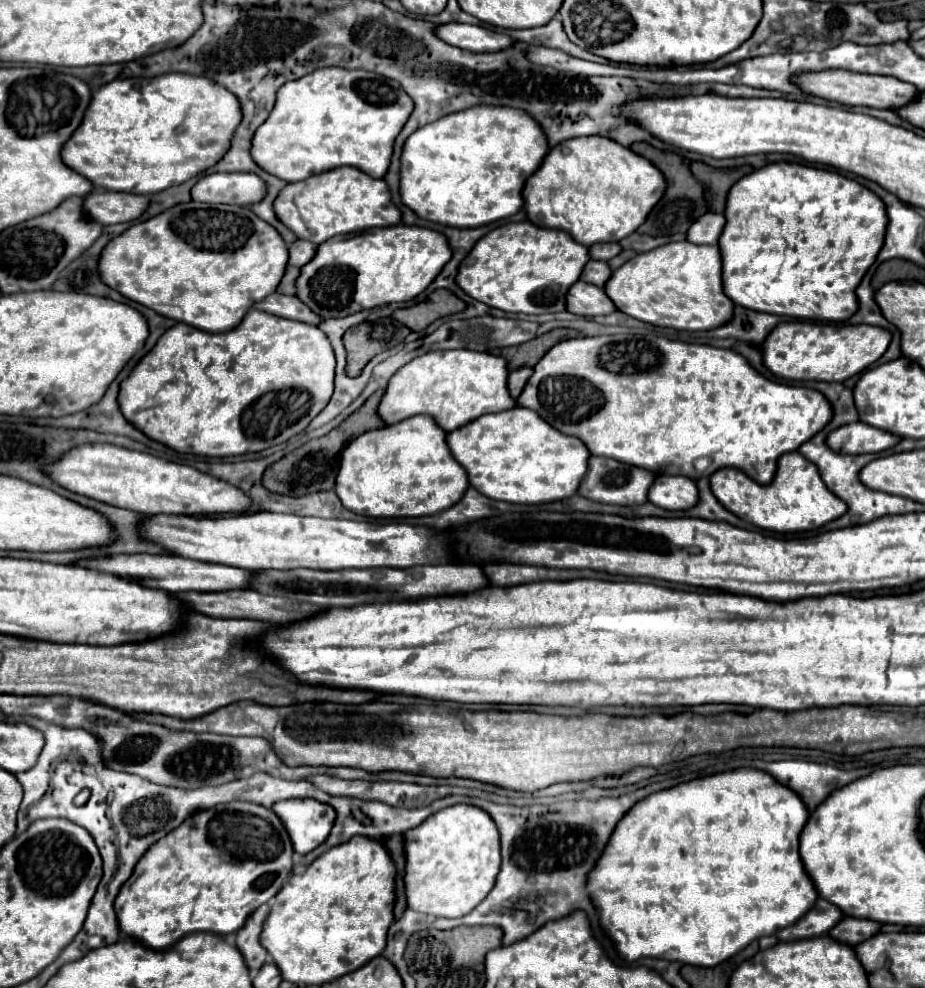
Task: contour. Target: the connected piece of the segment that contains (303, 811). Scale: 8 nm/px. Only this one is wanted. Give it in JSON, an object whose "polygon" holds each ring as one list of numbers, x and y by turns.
{"polygon":[[316,799,278,801,272,811,288,829,294,851,302,855,310,853,322,841,326,841,336,819,336,811,326,803,318,803]]}

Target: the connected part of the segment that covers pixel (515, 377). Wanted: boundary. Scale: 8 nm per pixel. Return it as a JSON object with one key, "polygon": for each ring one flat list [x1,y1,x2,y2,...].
{"polygon":[[520,367,520,369,516,369,516,371,510,373,510,377,508,377,508,389,510,389,512,399,518,399,518,395,522,393,522,389,524,389,524,385,530,379,532,373,534,373,532,367]]}

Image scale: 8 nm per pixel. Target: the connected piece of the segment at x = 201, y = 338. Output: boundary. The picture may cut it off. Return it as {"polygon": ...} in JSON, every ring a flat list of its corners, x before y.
{"polygon":[[250,309,246,313,246,317,242,319,242,323,238,327,226,331,226,333,204,333,192,325,176,323,172,329,168,329,158,339,154,349,140,359,140,363,132,369,130,377,122,381,122,385,120,385,120,411,144,435,172,447,174,451,180,451,180,453,194,453,194,455,204,455,204,457,228,457,228,455,254,453,254,451,262,451,262,449,280,445,280,443,288,441,290,437,302,433,308,427,308,423,328,405,328,401,332,397,334,367,336,367,336,359,334,359,332,345,330,345,328,337,316,325,282,319,282,317,276,317,276,315,258,311,258,309]]}

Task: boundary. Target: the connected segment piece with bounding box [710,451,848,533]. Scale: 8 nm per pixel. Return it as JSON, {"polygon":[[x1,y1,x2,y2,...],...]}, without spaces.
{"polygon":[[798,451,786,453,778,461,778,471,772,483,760,485,750,479,744,471,738,469,720,469,710,477,712,493,716,499,740,519,768,531,780,533,796,533,796,531,812,531,818,529,848,511,848,505,836,497,822,481,816,465,802,457]]}

